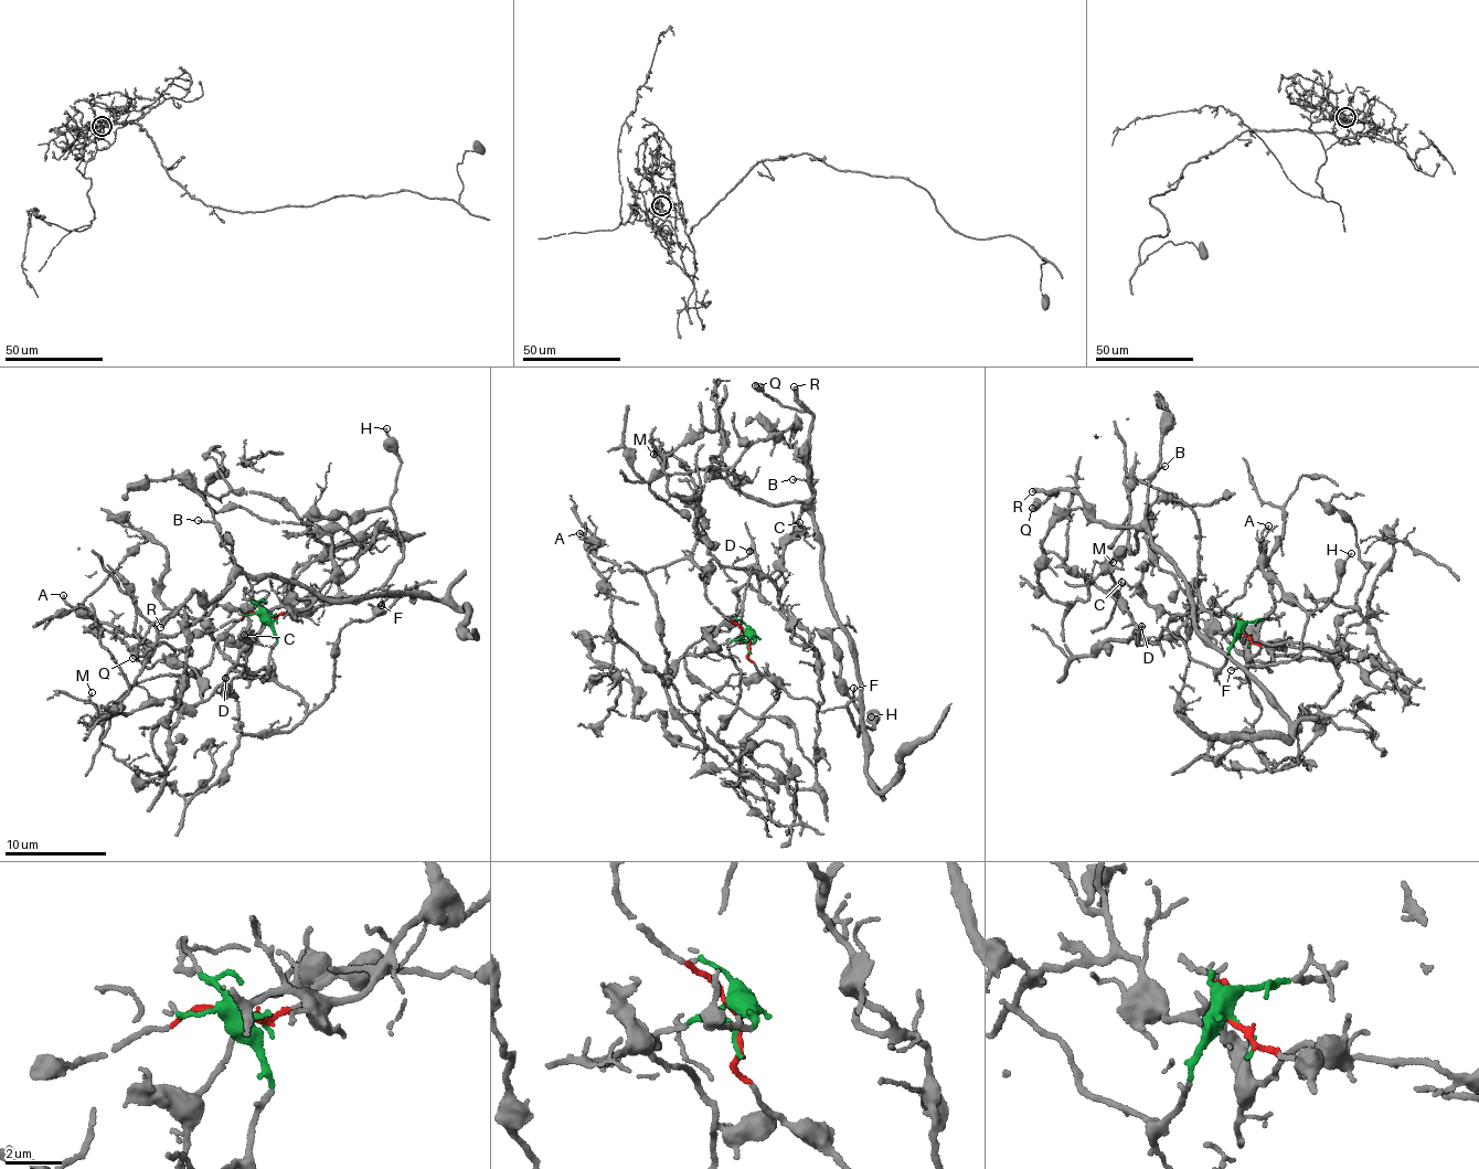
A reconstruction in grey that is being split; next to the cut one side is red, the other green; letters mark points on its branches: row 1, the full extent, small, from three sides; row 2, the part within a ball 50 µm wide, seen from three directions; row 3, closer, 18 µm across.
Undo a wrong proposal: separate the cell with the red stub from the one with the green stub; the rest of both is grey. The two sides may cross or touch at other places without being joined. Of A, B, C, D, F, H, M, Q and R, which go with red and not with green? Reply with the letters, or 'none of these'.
B, F, H, Q, R

